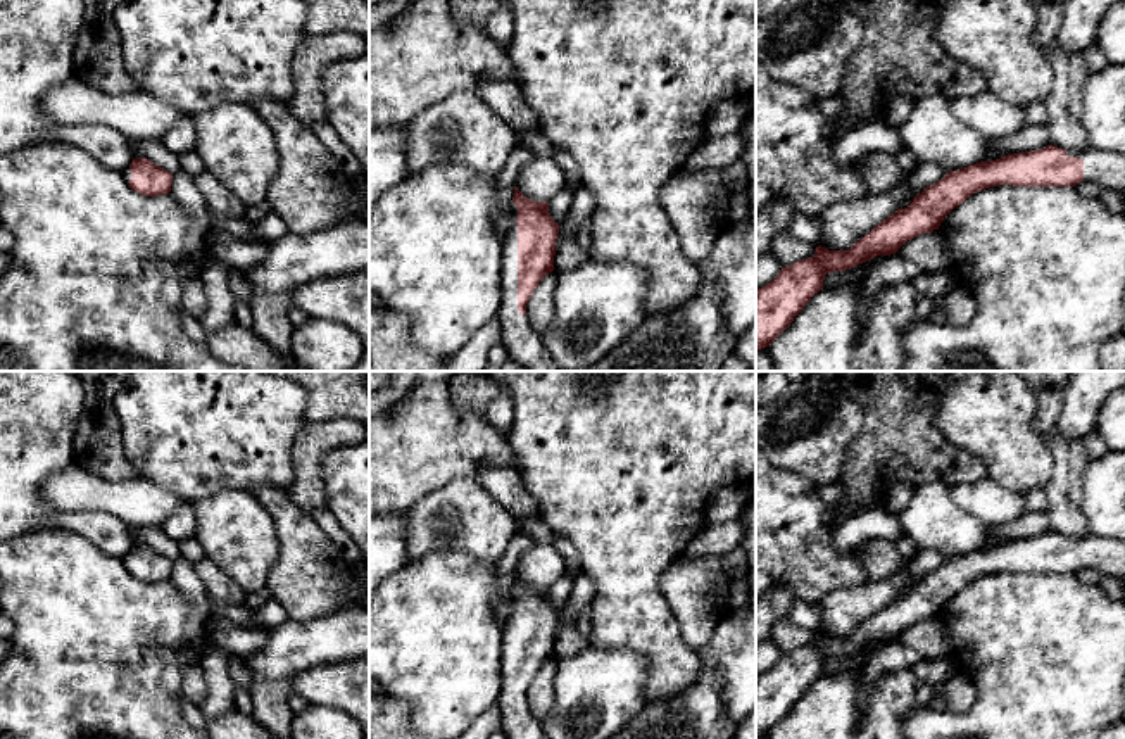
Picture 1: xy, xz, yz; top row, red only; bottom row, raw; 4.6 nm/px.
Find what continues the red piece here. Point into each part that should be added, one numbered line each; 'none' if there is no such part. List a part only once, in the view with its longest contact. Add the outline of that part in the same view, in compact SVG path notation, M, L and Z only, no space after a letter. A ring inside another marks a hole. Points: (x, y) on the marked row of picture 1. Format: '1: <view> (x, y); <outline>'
1: xz (523, 344); M512 204L512 223L502 243L500 307L497 319L502 326L500 342L509 359L528 371L562 371L549 357L540 335L526 314L518 313L518 207Z

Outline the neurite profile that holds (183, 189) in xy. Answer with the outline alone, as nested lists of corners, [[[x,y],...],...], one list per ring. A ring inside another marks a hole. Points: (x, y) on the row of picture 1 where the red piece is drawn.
[[[185,171],[173,176],[171,195],[190,212],[193,223],[202,231],[212,228],[207,202],[195,185],[195,178]]]

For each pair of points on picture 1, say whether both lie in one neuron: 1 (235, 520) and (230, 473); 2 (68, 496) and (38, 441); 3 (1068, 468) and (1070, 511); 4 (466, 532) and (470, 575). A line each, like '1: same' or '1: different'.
1: different
2: different
3: same
4: different

